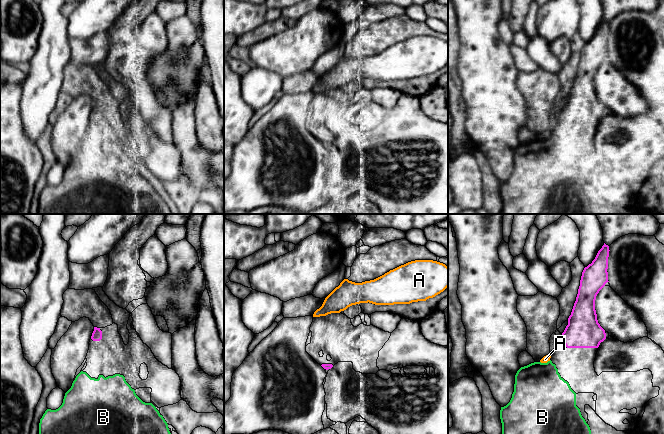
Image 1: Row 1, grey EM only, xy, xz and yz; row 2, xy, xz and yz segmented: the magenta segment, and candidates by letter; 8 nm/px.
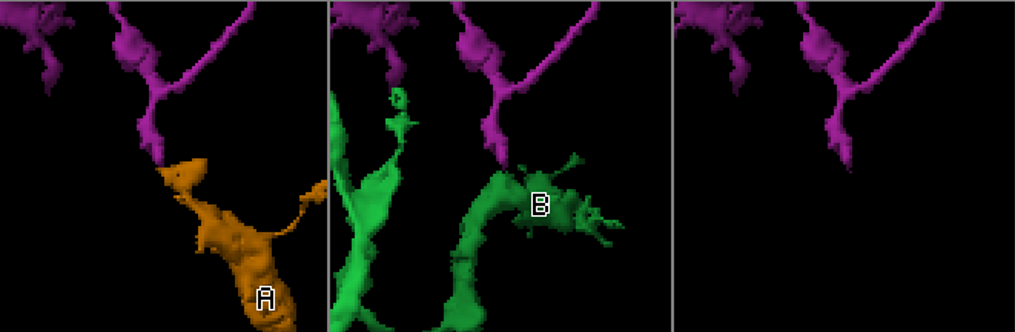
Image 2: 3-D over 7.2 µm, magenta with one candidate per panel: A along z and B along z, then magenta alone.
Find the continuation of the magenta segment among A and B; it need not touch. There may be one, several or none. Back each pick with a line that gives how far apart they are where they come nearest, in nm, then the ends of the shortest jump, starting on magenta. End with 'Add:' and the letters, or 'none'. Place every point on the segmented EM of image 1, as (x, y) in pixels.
B: Distance 170 nm. Across: yz (565, 345), (550, 360)
Add: B

